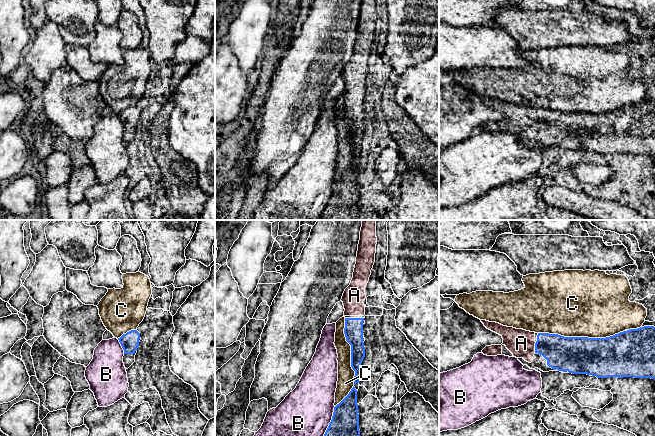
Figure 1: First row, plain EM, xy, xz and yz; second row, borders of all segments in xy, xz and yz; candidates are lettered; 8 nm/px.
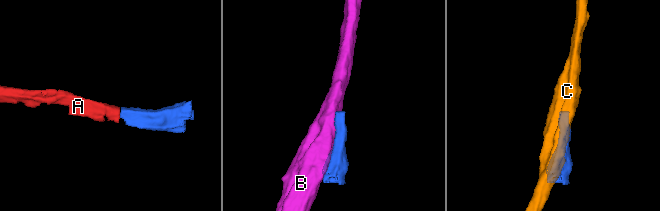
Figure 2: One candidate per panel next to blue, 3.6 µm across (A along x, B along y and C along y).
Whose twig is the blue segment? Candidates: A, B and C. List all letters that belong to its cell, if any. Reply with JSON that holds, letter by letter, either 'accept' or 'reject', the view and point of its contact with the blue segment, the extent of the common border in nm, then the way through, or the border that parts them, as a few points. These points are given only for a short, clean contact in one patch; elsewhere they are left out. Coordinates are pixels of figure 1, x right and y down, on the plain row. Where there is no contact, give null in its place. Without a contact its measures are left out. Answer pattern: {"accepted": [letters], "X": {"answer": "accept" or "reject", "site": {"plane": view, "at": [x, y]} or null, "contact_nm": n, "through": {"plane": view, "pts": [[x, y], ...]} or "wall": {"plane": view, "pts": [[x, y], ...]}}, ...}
{"accepted": ["A"], "A": {"answer": "accept", "site": {"plane": "yz", "at": [535, 123]}, "contact_nm": 90, "through": {"plane": "yz", "pts": [[562, 129], [553, 123], [535, 123], [525, 123], [521, 119]]}}, "B": {"answer": "reject", "site": {"plane": "xz", "at": [329, 201]}, "contact_nm": 340}, "C": {"answer": "reject", "site": {"plane": "xz", "at": [351, 138]}, "contact_nm": 700}}

